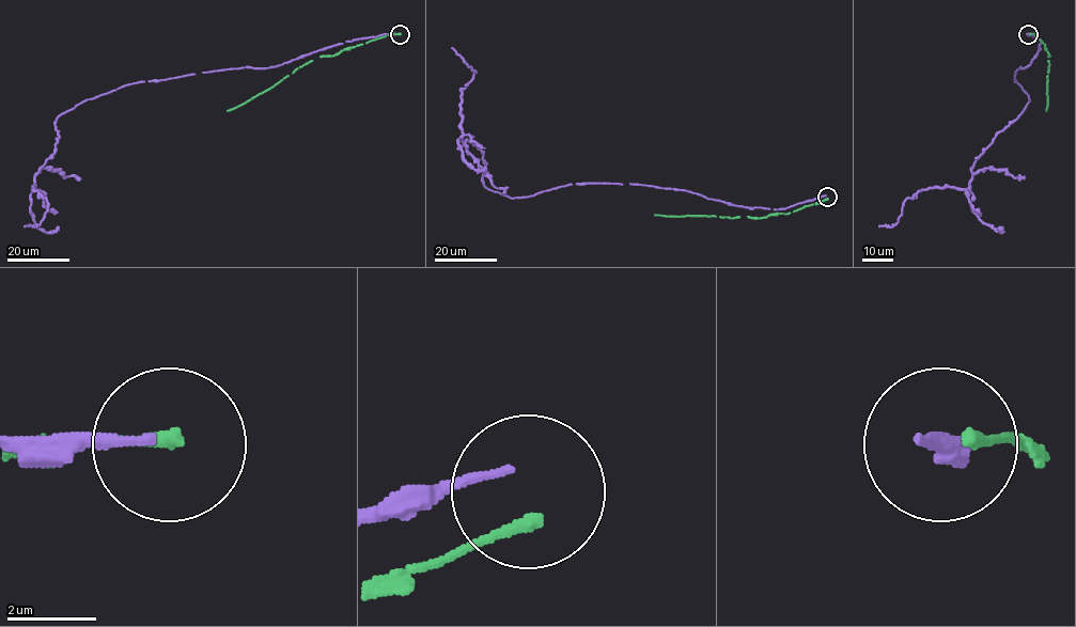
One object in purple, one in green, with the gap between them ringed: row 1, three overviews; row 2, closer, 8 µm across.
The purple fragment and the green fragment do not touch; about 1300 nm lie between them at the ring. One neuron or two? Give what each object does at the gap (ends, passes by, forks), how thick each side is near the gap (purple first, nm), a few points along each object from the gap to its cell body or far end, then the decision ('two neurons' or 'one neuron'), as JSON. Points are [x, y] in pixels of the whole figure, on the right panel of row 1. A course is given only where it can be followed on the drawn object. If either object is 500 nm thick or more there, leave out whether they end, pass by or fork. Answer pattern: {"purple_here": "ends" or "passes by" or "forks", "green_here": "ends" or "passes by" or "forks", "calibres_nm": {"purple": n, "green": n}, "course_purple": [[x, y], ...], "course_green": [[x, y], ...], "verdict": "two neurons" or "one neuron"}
{"purple_here": "ends", "green_here": "ends", "calibres_nm": {"purple": 190, "green": 320}, "course_purple": [[1027, 34], [1040, 49], [1014, 80], [1029, 99], [976, 159], [968, 187], [921, 189], [893, 225], [878, 225]], "course_green": [[1030, 34], [1045, 45], [1049, 56], [1046, 111]], "verdict": "two neurons"}

